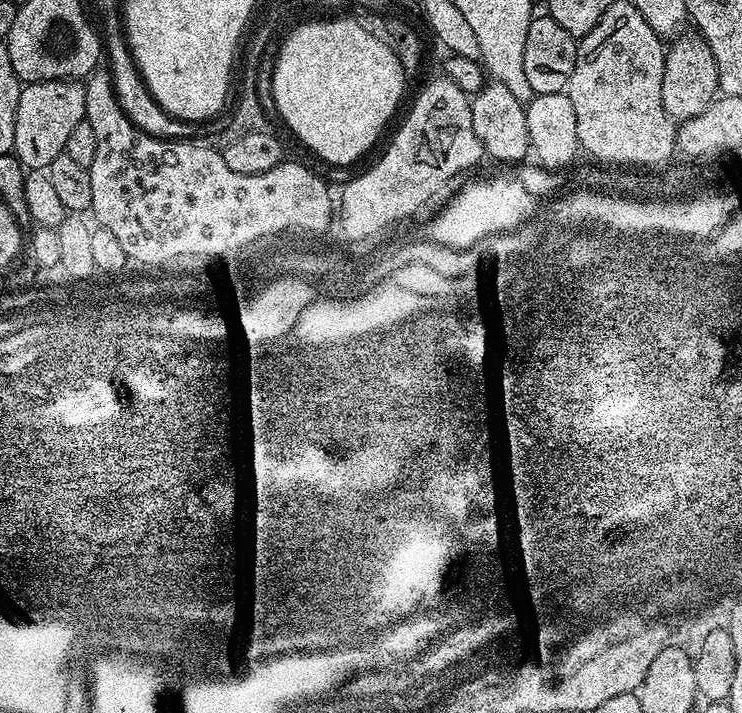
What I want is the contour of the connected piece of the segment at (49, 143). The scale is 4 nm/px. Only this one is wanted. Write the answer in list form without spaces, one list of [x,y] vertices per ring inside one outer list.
[[[47,80],[24,84],[18,98],[14,130],[14,155],[25,169],[47,170],[54,158],[64,155],[66,138],[84,120],[86,94],[83,83],[74,80]]]

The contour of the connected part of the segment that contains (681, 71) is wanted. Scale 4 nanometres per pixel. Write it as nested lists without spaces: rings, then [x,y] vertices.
[[[681,34],[667,45],[662,78],[662,106],[669,120],[683,122],[703,116],[718,96],[719,72],[711,46],[699,34]]]

